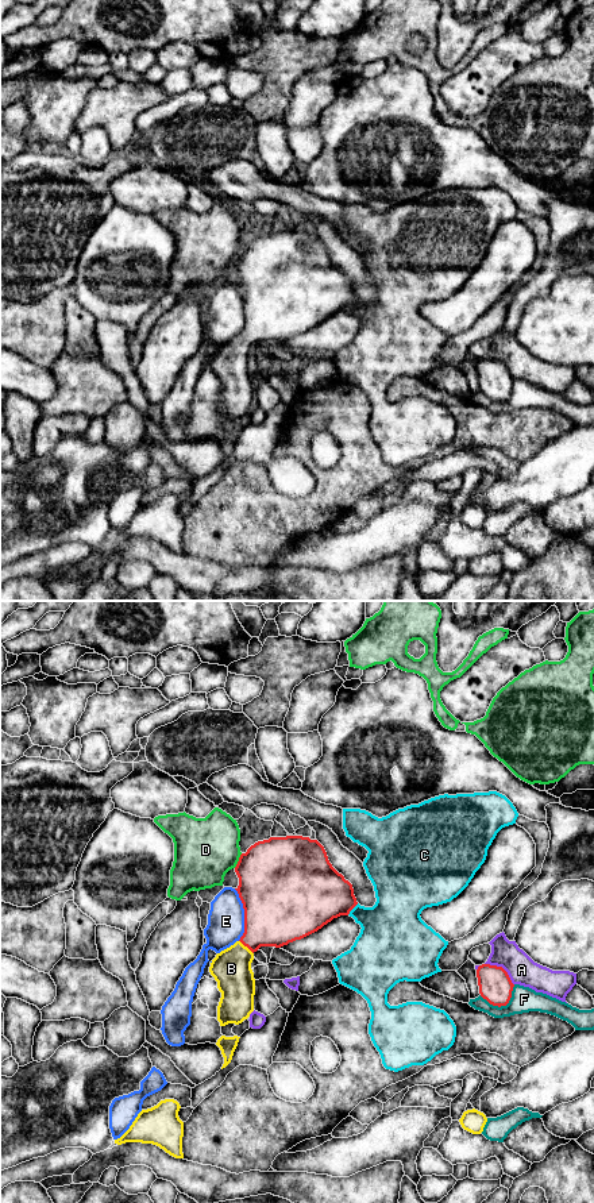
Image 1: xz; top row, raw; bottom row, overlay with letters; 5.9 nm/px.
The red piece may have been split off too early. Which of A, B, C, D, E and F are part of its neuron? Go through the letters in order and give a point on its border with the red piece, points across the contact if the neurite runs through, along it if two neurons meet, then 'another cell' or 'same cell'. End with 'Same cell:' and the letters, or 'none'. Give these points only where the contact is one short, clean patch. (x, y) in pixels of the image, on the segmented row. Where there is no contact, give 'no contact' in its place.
A: xz (502, 968) | another cell
B: xz (246, 945) | across xz (274, 914), (246, 945), (231, 968) | same cell
C: xz (353, 907) | another cell
D: xz (239, 860) | another cell
E: xz (245, 914) | another cell
F: xz (502, 1005) | another cell
Same cell: B

